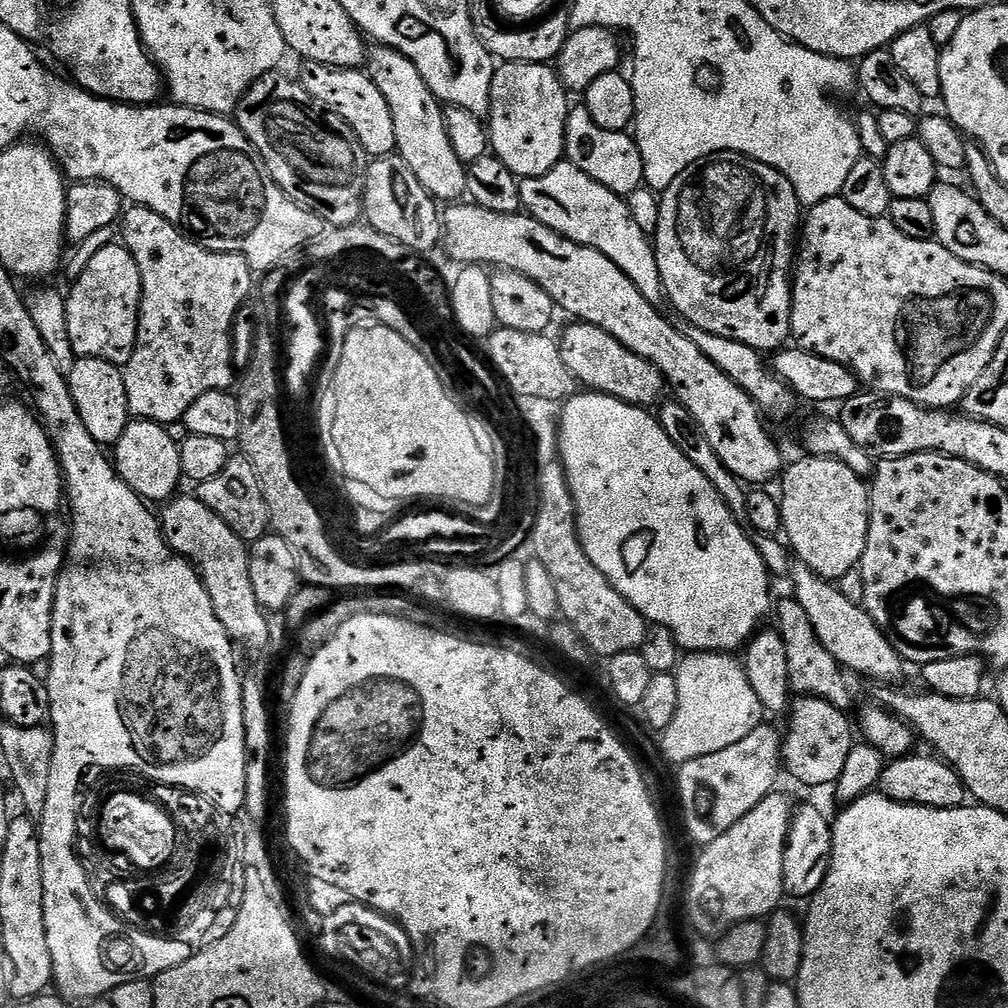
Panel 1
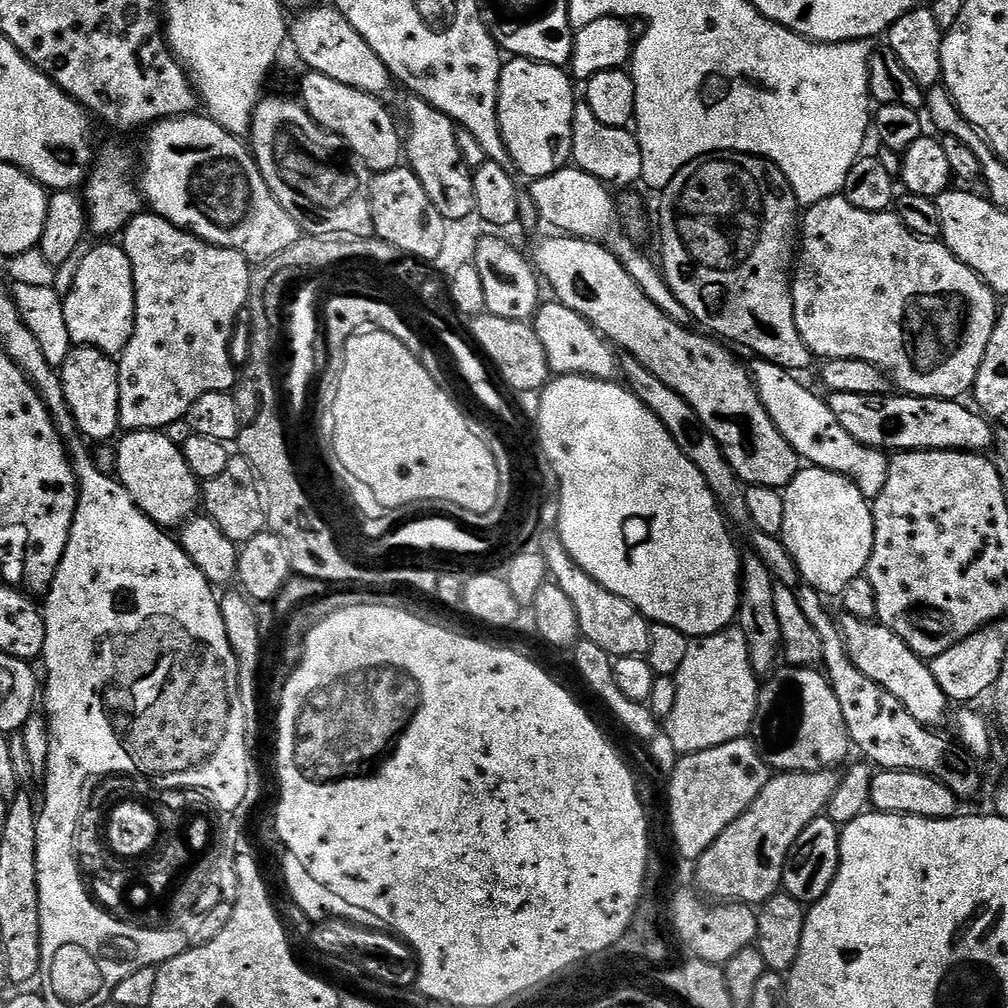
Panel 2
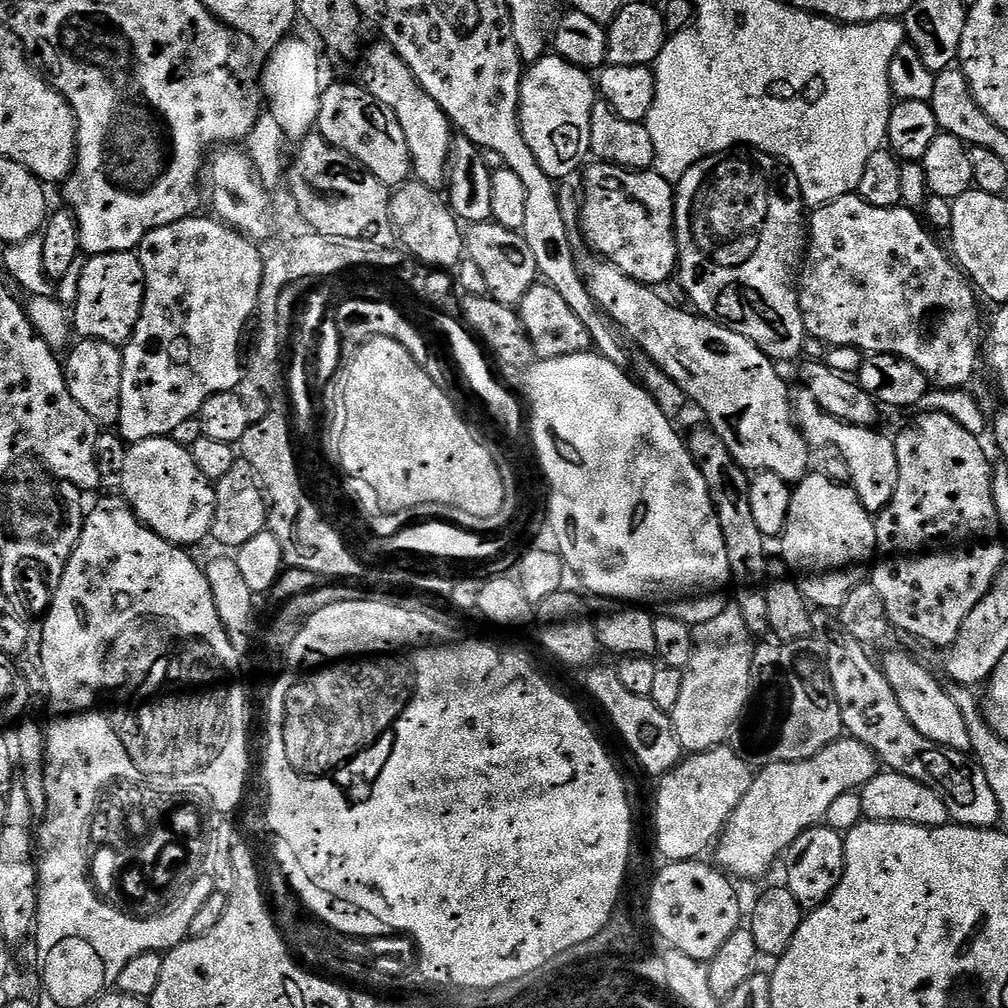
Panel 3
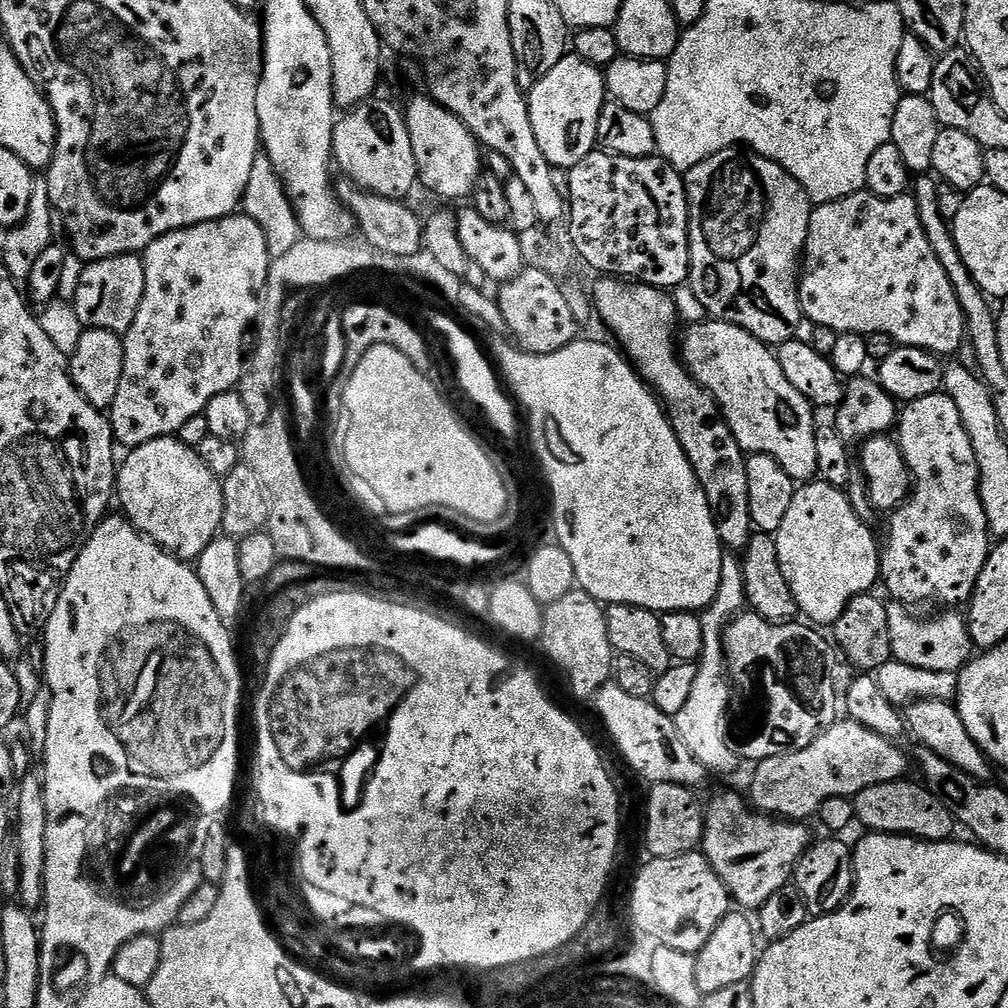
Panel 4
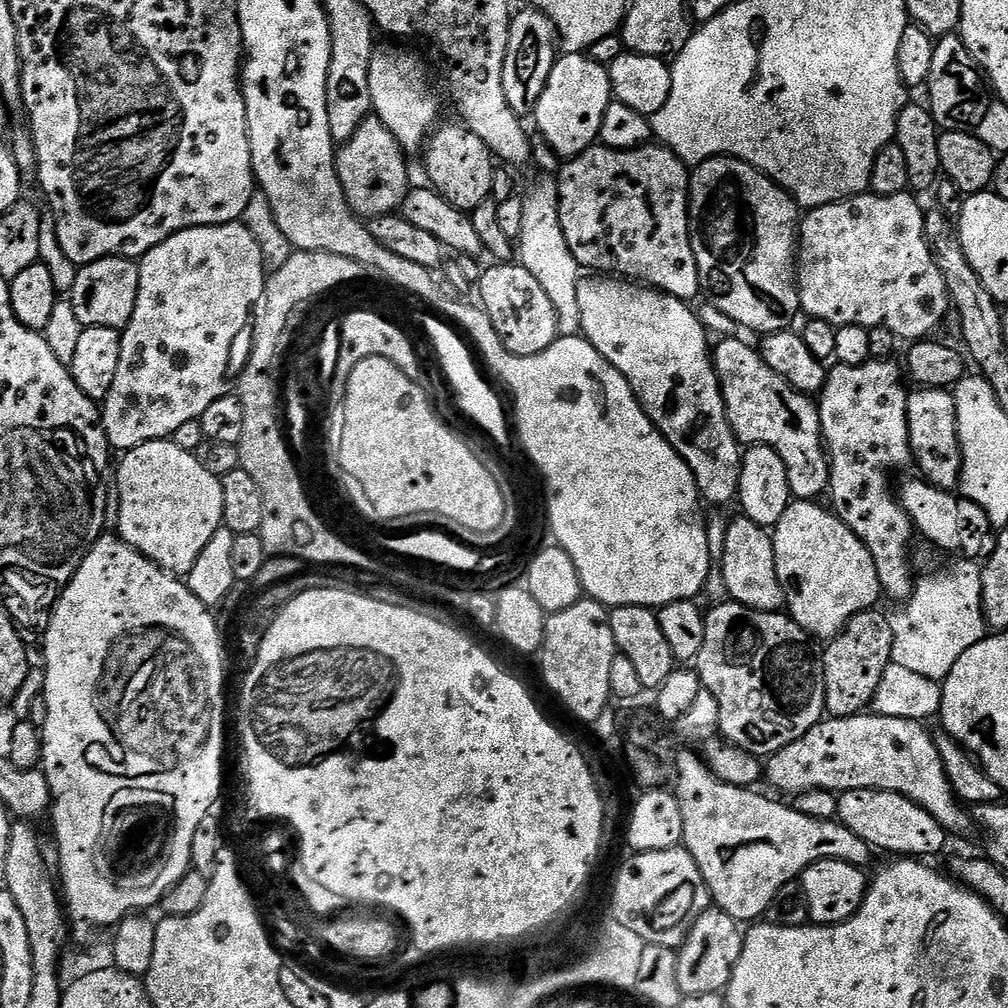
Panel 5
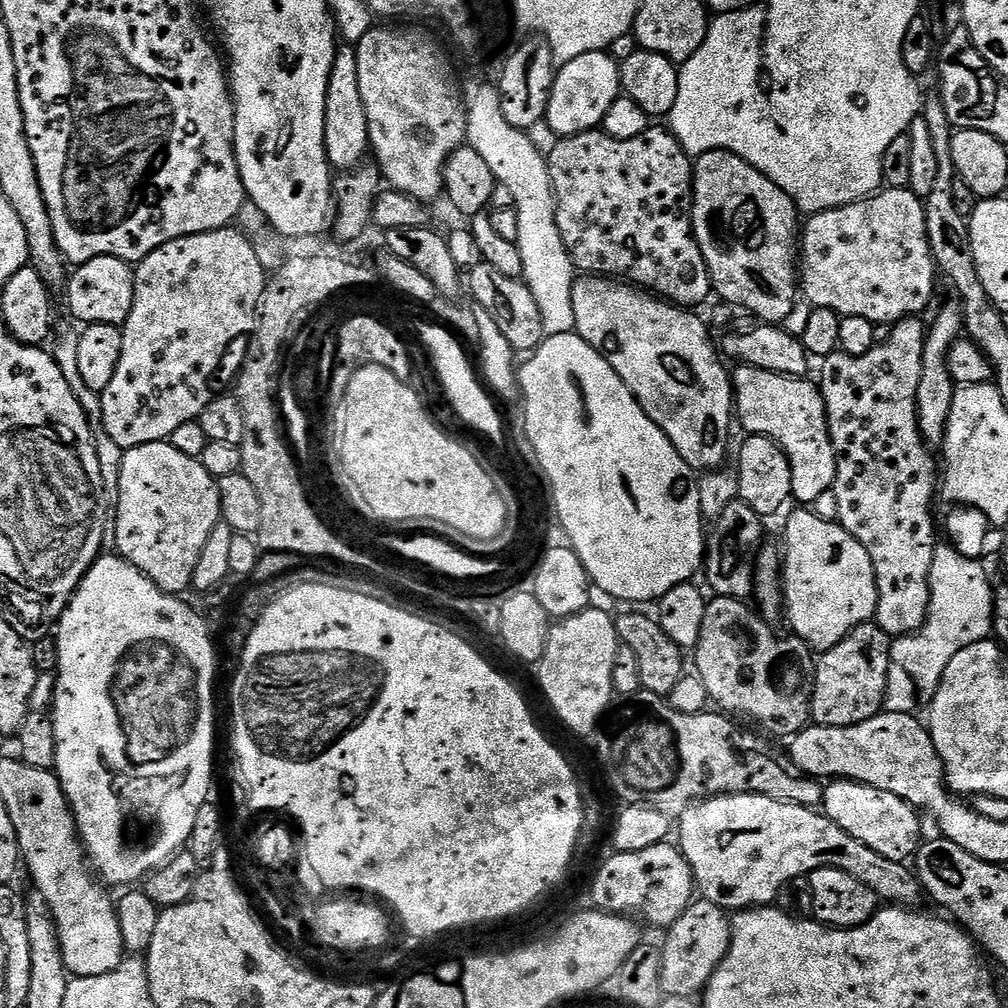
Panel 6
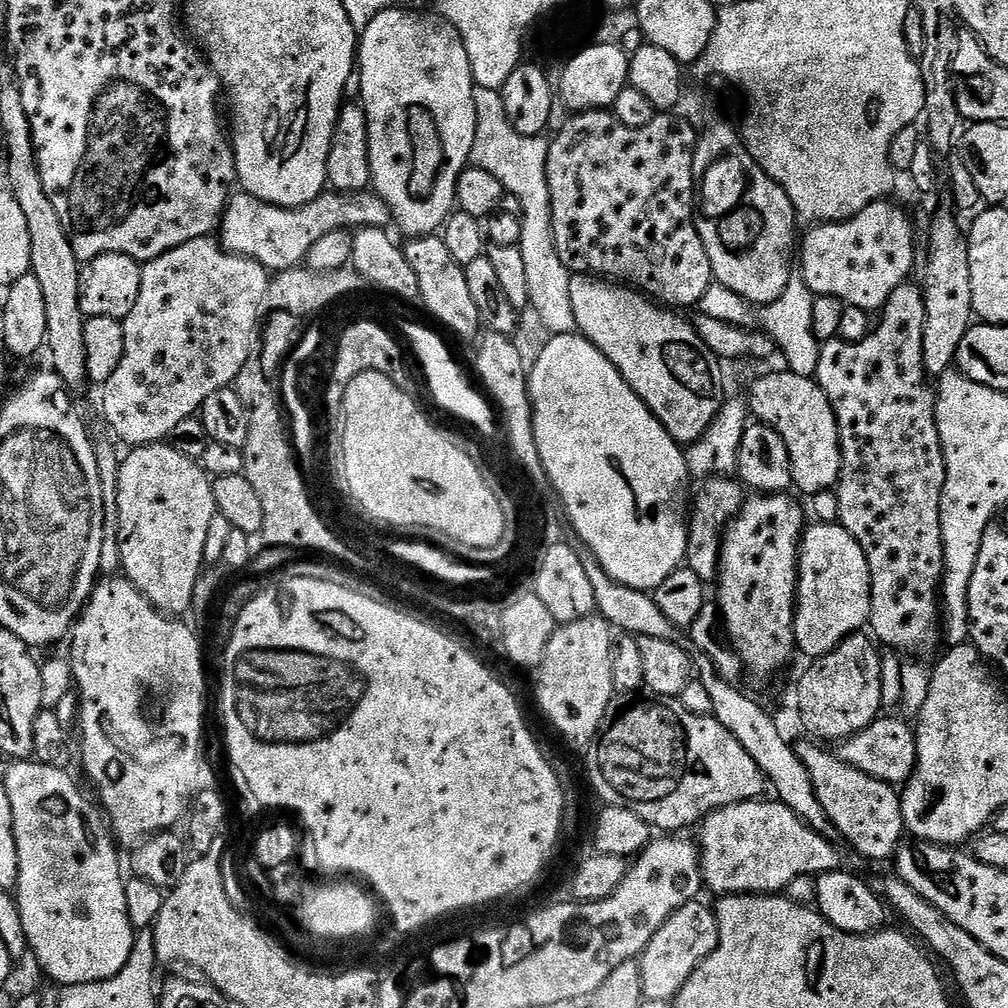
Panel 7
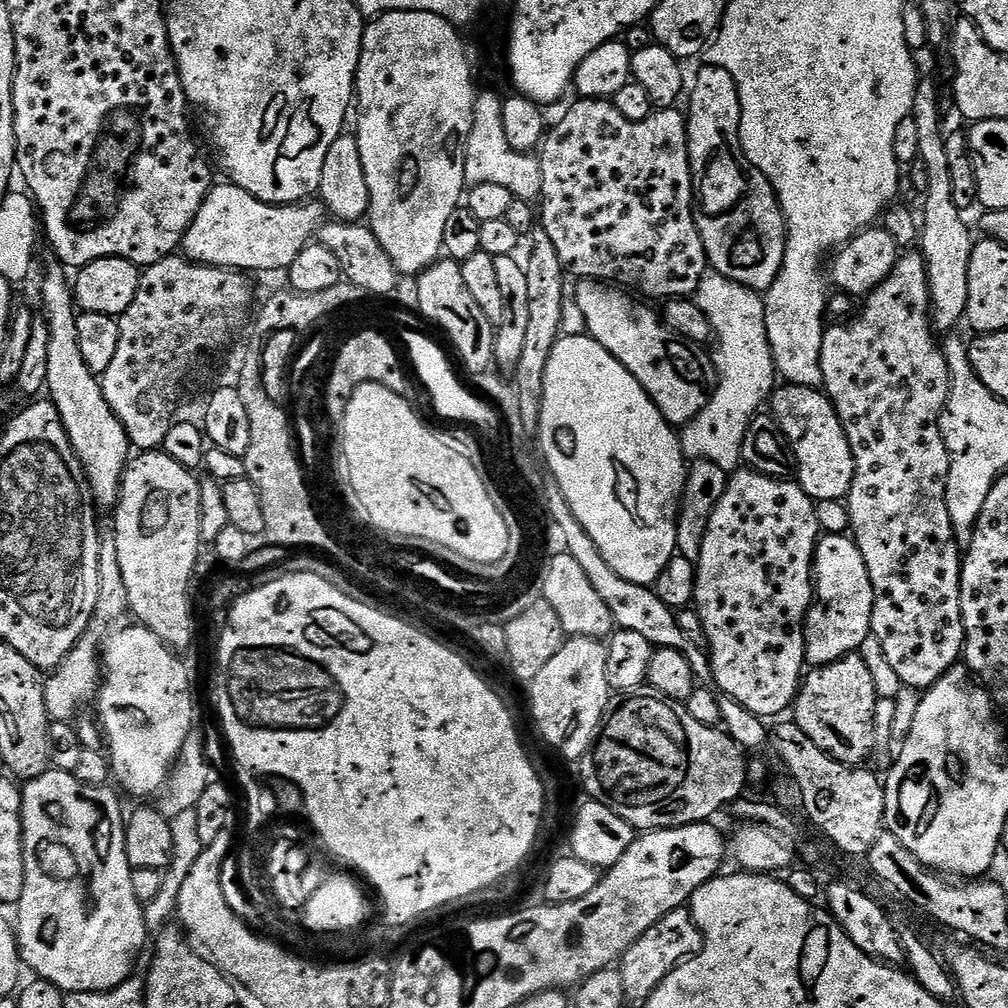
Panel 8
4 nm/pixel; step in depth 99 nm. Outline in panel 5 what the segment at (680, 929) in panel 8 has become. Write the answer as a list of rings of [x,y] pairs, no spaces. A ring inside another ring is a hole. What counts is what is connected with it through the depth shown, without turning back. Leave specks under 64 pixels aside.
[[[713,906],[702,913],[698,922],[694,922],[686,942],[679,948],[676,957],[681,993],[685,997],[723,993],[744,949],[744,938],[741,921],[730,918],[730,914],[726,914],[721,908]]]

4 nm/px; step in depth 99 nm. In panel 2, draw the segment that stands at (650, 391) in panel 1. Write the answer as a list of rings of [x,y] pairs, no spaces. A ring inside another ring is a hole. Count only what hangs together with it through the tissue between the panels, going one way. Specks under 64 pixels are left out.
[[[555,298],[549,300],[549,304],[548,301],[541,303],[534,317],[538,339],[546,350],[549,371],[556,376],[589,376],[595,380],[615,381],[621,375],[617,349],[591,322],[582,318],[582,314],[570,310],[570,306]]]

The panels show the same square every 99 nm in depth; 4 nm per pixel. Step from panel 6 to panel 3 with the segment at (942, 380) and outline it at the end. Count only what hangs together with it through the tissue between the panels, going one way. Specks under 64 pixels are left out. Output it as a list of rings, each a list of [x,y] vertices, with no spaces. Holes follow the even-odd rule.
[[[921,411],[919,413],[920,417],[913,422],[909,428],[904,428],[900,433],[895,433],[894,439],[896,442],[896,457],[898,458],[898,486],[894,490],[894,498],[890,498],[890,502],[885,508],[878,513],[875,517],[876,521],[876,552],[878,555],[875,557],[874,565],[876,564],[876,569],[873,570],[872,576],[870,576],[870,582],[874,586],[874,590],[878,590],[878,598],[882,598],[882,606],[886,606],[886,614],[888,615],[888,623],[893,629],[896,628],[900,632],[905,632],[908,636],[913,636],[916,640],[921,640],[924,644],[933,644],[936,648],[941,648],[941,650],[947,649],[955,640],[958,638],[958,630],[962,630],[962,622],[966,622],[966,618],[970,615],[970,610],[974,610],[974,606],[978,606],[982,602],[982,598],[986,598],[986,594],[992,589],[992,583],[995,582],[997,576],[1001,572],[1005,571],[1006,564],[1004,564],[1004,540],[1000,535],[1002,535],[1002,529],[1000,527],[1000,519],[998,518],[998,510],[994,506],[994,490],[992,489],[992,477],[994,475],[994,464],[988,461],[989,449],[985,445],[980,443],[980,437],[975,436],[970,430],[966,430],[958,423],[954,418],[950,418],[946,414],[941,412],[926,412]]]

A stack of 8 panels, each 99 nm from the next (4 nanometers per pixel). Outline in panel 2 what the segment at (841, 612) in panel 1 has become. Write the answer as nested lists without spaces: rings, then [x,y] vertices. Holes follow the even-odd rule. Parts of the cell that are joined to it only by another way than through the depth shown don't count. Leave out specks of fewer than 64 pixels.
[[[847,614],[841,615],[838,620],[840,633],[844,636],[846,650],[858,670],[866,674],[866,678],[874,678],[882,690],[890,690],[906,710],[922,726],[933,730],[939,729],[940,723],[948,716],[950,702],[946,694],[942,694],[942,686],[938,686],[938,681],[934,679],[934,674],[928,669],[928,660],[925,657],[914,654],[894,630],[890,630],[886,625],[873,622],[872,620],[860,620],[856,616]]]

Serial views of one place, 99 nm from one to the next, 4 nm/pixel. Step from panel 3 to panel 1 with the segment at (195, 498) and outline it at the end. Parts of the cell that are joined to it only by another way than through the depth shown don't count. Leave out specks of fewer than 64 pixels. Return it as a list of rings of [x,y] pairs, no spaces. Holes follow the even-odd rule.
[[[133,419],[126,426],[126,430],[122,434],[120,441],[115,444],[114,463],[116,472],[124,479],[126,483],[135,490],[146,502],[152,500],[160,500],[159,502],[167,502],[177,495],[179,484],[182,484],[182,473],[180,471],[180,446],[174,442],[174,438],[170,438],[167,427],[163,424],[156,424],[152,420]]]

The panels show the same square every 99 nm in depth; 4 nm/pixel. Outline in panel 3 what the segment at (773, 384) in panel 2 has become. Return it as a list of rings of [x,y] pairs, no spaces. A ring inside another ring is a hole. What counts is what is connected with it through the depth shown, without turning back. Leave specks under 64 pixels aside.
[[[800,390],[794,396],[794,415],[796,424],[804,433],[806,442],[813,449],[836,448],[838,455],[844,459],[848,467],[847,479],[851,487],[860,495],[862,506],[867,512],[878,514],[894,498],[894,490],[898,486],[898,458],[896,442],[891,435],[883,436],[875,427],[863,428],[857,424],[847,424],[822,410],[814,396]]]

